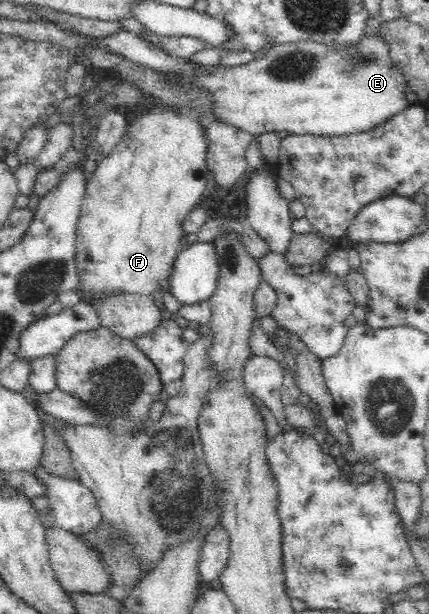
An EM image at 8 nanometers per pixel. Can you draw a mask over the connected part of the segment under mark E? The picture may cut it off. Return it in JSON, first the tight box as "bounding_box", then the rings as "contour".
{"bounding_box":[151,33,410,136],"contour":[[[375,33],[353,47],[313,41],[274,45],[263,59],[237,66],[228,62],[199,67],[195,74],[151,70],[180,91],[188,87],[208,95],[209,111],[202,122],[227,123],[252,136],[283,130],[297,135],[344,136],[369,131],[410,106],[404,93],[408,84],[388,54],[385,41]]]}

